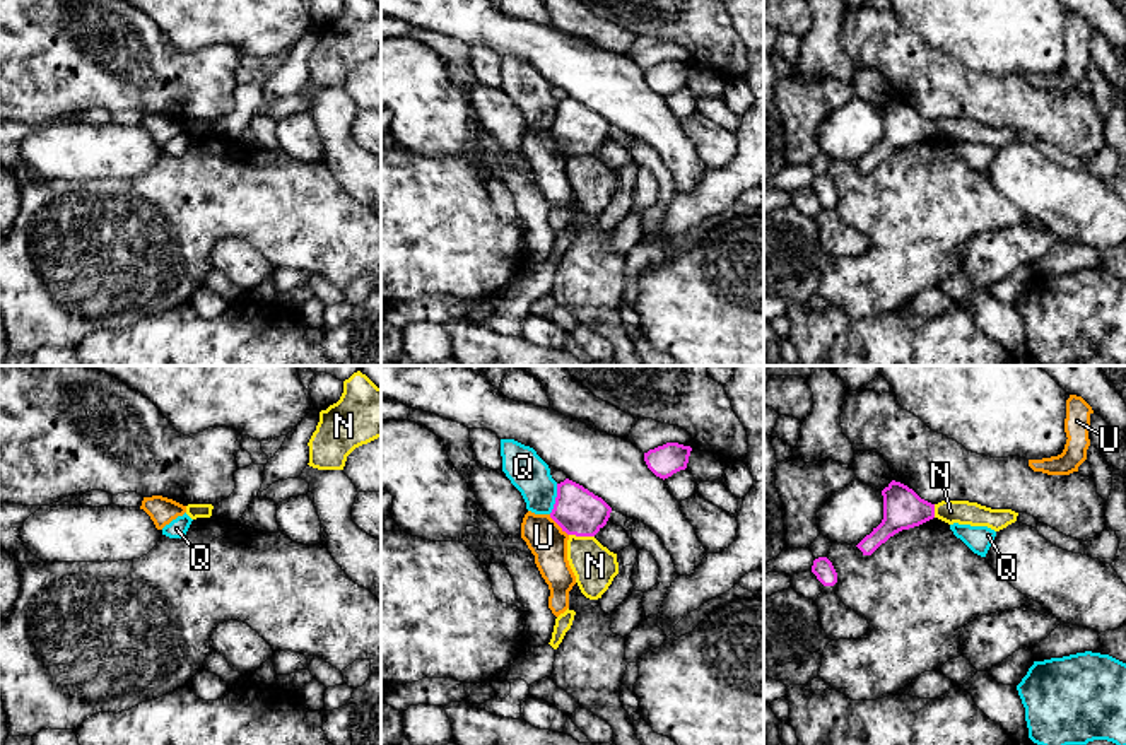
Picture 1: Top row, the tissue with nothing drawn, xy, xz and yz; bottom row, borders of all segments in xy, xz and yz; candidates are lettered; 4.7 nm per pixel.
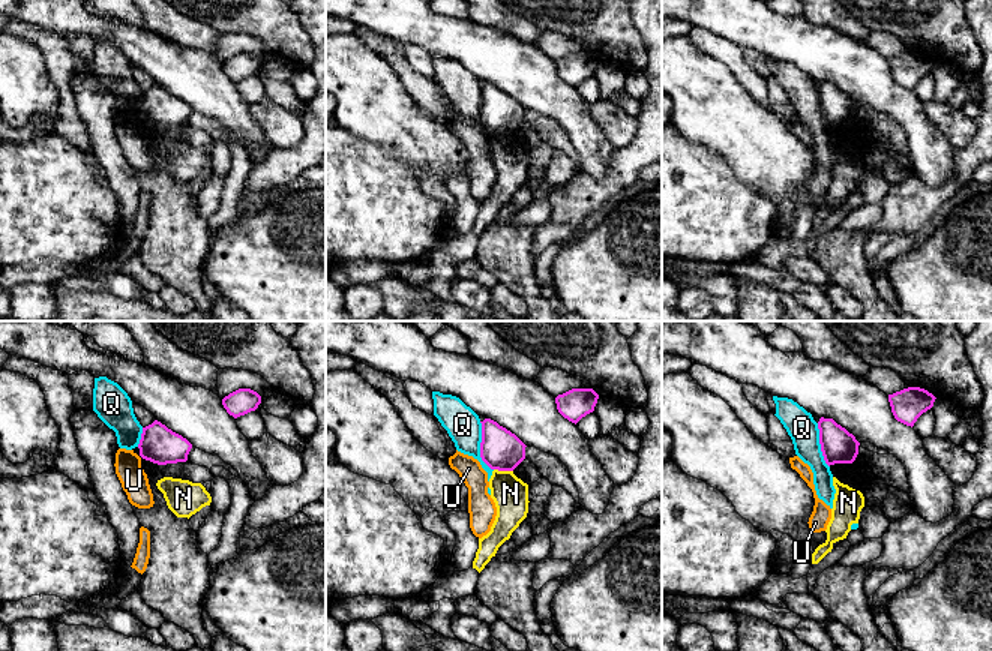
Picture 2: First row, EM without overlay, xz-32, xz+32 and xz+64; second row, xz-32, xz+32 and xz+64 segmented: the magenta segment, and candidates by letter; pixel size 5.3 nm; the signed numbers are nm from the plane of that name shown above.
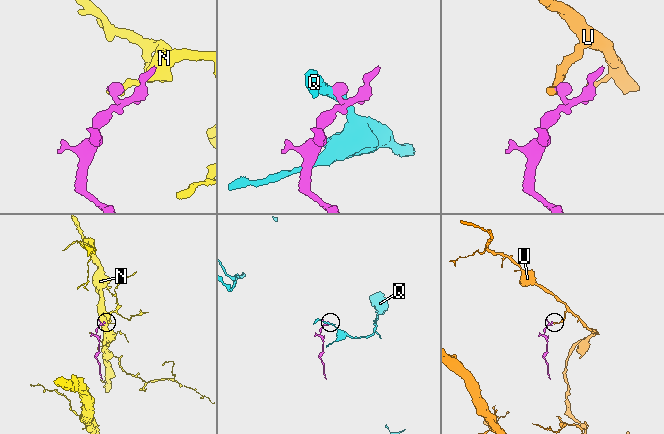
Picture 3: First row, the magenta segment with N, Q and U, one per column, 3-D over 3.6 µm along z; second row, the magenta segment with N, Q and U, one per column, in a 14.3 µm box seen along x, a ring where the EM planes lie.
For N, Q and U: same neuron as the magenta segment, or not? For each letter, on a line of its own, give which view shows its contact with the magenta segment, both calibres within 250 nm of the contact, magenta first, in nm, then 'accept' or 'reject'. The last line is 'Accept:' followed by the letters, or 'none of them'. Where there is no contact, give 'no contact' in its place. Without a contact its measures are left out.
N: contact in xz; calibres 220 and 200 nm; reject
Q: contact in xz; calibres 220 and 180 nm; reject
U: contact in xz; calibres 220 and 180 nm; reject
Accept: none of them

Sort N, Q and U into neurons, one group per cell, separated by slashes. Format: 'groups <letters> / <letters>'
groups N / Q / U

